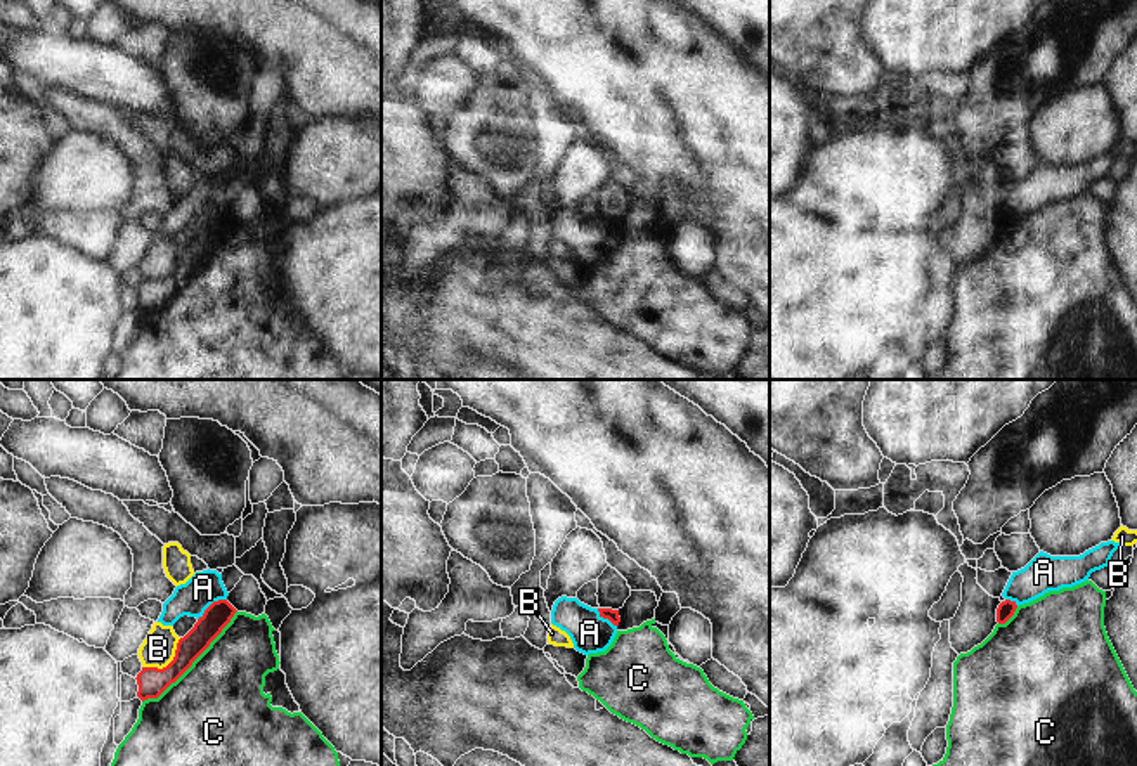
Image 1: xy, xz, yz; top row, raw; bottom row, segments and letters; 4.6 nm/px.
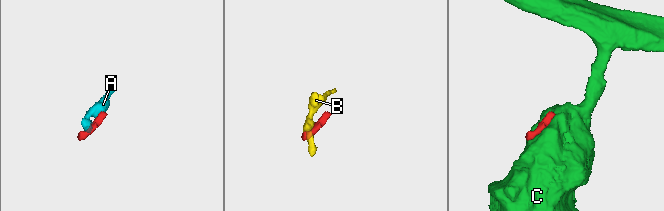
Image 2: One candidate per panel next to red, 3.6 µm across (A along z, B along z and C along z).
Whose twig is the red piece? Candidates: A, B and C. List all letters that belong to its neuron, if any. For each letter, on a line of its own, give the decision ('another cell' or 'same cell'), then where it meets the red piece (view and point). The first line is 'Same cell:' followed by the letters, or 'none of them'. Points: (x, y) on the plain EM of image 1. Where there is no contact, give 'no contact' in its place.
Same cell: none of them
A: another cell | xy (210, 217)
B: another cell | xy (168, 276)
C: another cell | xy (193, 272)

